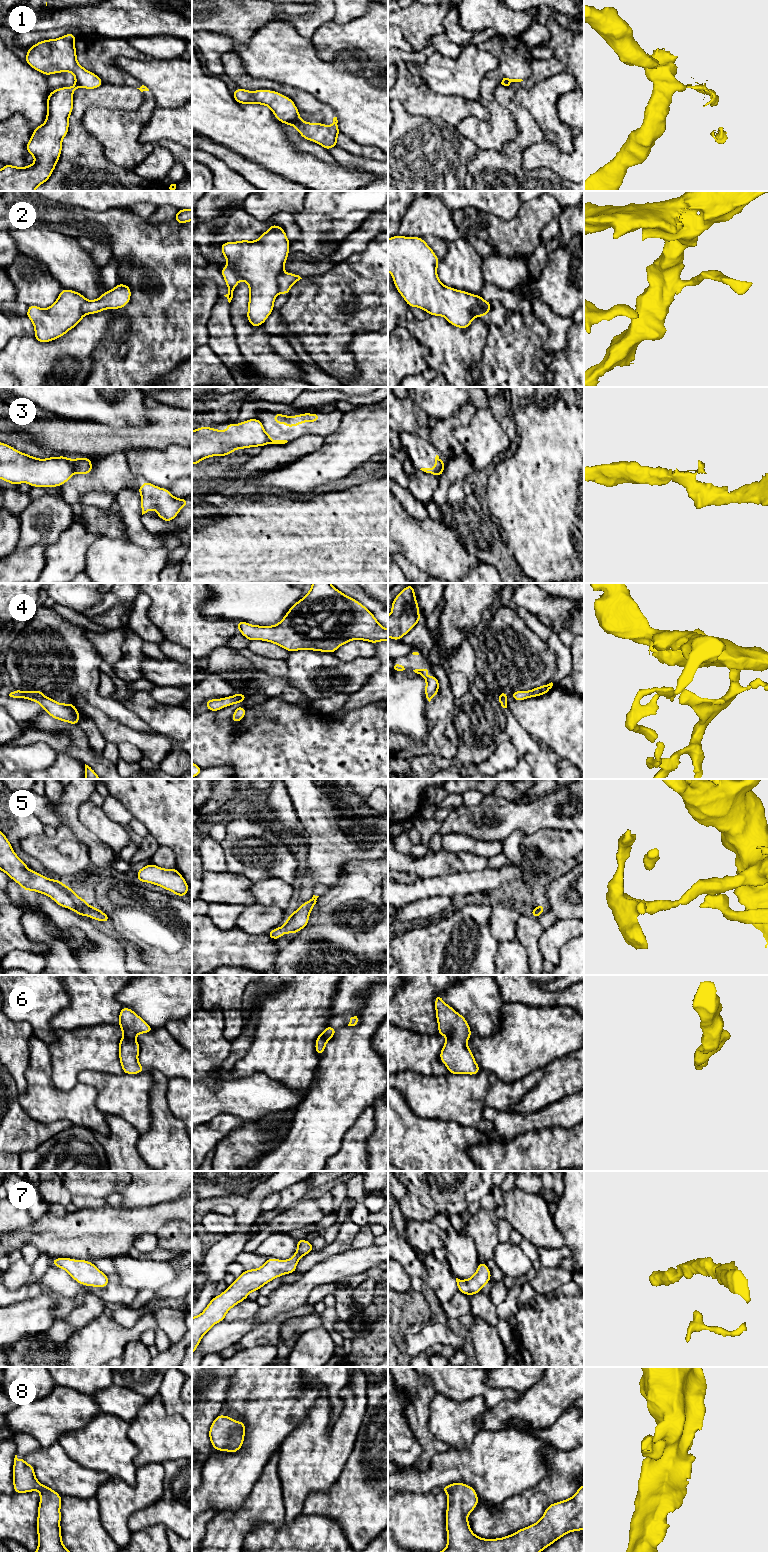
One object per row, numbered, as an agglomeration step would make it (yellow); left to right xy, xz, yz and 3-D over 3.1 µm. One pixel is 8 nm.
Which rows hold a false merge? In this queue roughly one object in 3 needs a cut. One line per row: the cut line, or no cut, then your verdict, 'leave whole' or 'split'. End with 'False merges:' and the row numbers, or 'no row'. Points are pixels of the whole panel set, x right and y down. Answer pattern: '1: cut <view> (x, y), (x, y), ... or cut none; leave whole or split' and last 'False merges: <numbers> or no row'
1: cut xz (298, 111), (290, 123); split
2: cut yz (473, 307), (479, 306), (489, 310); split
3: cut xy (70, 460), (74, 471); split
4: cut none; leave whole
5: cut none; leave whole
6: cut none; leave whole
7: cut none; leave whole
8: cut none; leave whole
False merges: 1, 2, 3

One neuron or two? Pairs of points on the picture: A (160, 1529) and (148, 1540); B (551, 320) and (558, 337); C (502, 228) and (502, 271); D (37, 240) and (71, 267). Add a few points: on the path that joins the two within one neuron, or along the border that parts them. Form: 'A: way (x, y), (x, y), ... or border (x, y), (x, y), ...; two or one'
A: way (157, 1532), (151, 1538); one
B: way (555, 324), (558, 327), (558, 333); one
C: border (495, 254), (501, 257), (521, 257), (525, 260); two
D: way (45, 245), (53, 249), (63, 259); one

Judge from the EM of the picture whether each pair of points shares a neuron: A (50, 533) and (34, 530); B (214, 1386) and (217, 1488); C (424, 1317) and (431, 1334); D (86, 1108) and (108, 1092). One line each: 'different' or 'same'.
A: same
B: different
C: different
D: different

